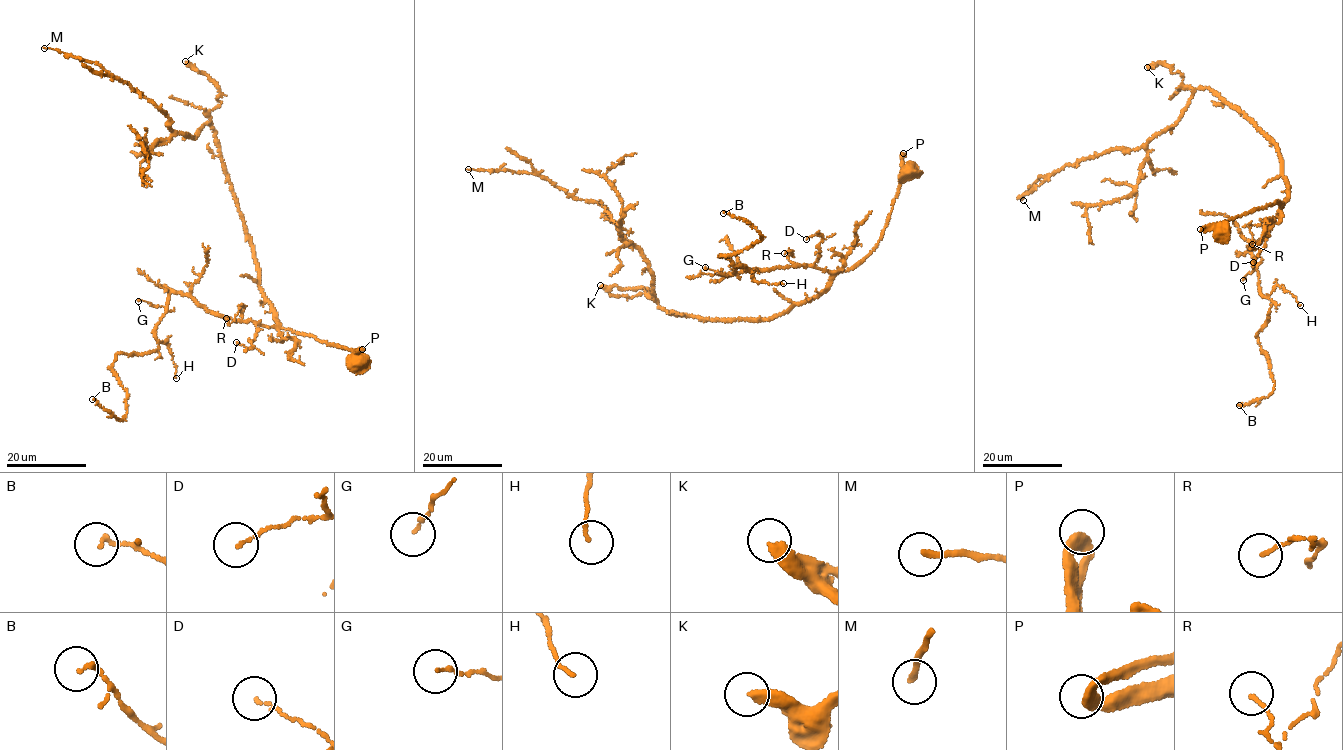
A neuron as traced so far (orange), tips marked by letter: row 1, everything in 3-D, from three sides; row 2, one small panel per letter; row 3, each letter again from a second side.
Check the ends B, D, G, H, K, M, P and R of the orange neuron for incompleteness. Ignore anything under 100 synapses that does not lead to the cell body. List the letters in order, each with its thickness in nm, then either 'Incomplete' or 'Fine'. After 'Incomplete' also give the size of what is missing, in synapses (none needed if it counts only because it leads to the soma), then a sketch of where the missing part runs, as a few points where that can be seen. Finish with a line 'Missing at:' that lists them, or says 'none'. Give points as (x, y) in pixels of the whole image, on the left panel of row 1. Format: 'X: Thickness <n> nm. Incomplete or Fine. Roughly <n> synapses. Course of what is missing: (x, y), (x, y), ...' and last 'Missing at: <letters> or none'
B: Thickness 130 nm. Fine
D: Thickness 100 nm. Fine
G: Thickness 120 nm. Fine
H: Thickness 120 nm. Fine
K: Thickness 460 nm. Incomplete. Roughly 250 synapses
M: Thickness 190 nm. Fine
P: Thickness 320 nm. Fine
R: Thickness 110 nm. Fine
Missing at: K

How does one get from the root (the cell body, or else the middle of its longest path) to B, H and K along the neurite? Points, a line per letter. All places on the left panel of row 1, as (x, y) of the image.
B: (356, 361), (356, 350), (227, 318), (173, 291), (158, 348), (113, 362), (126, 416), (92, 399)
H: (356, 361), (356, 350), (281, 327), (227, 318), (173, 291), (155, 335), (158, 341), (167, 341), (176, 378)
K: (356, 361), (356, 350), (285, 329), (275, 318), (210, 124), (207, 111), (220, 104), (218, 89), (185, 61)

